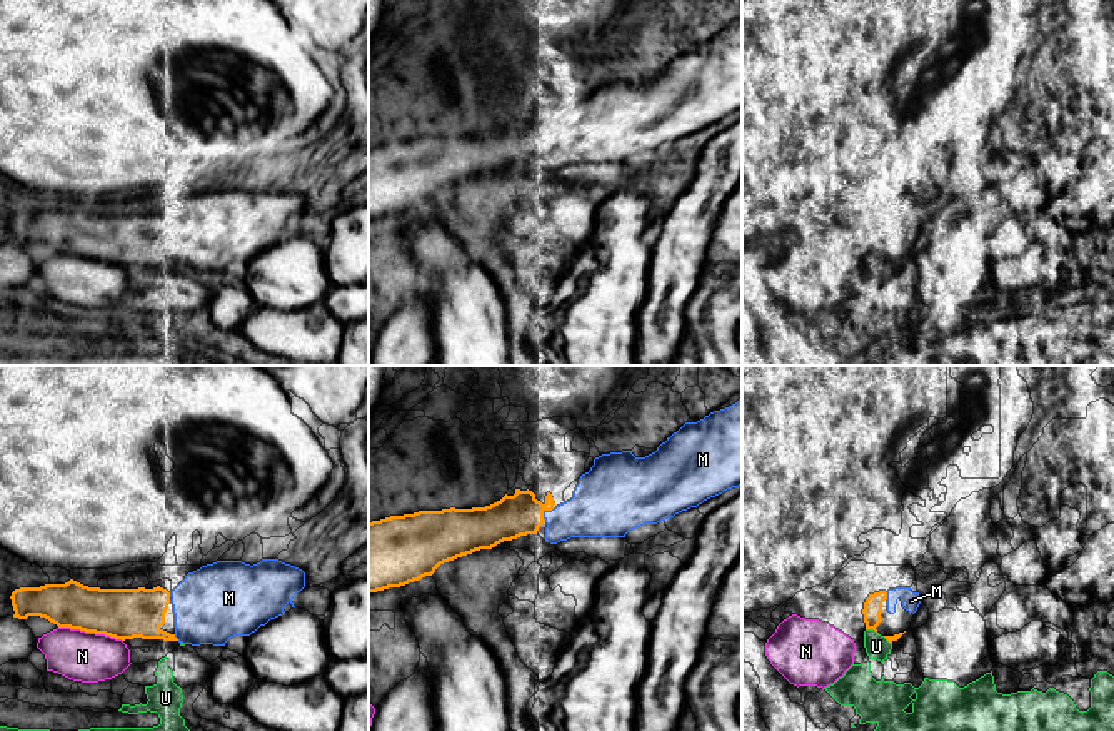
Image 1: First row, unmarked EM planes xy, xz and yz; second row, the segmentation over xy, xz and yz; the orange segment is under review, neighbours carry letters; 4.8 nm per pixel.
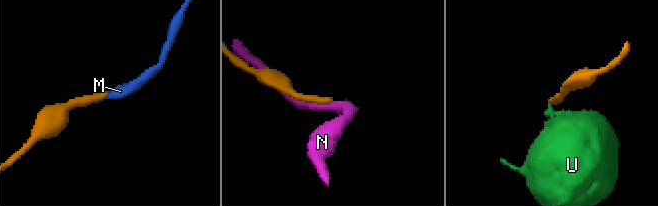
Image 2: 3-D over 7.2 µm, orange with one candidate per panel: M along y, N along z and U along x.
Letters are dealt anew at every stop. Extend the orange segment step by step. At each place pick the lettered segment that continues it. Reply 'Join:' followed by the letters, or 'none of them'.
Join: M

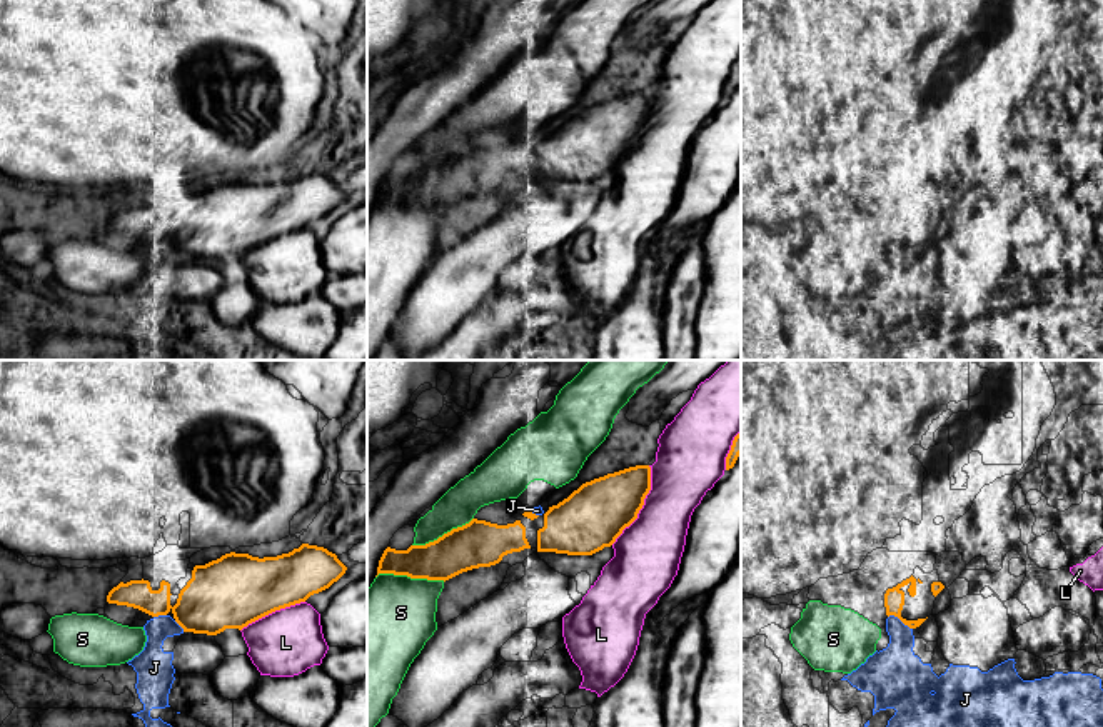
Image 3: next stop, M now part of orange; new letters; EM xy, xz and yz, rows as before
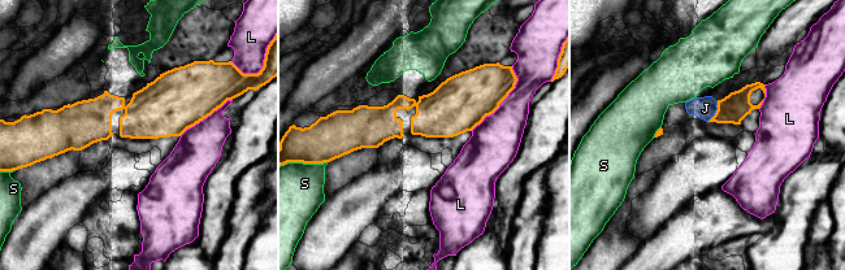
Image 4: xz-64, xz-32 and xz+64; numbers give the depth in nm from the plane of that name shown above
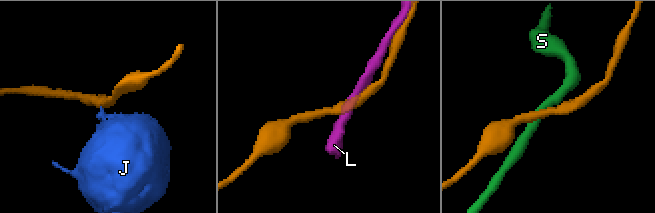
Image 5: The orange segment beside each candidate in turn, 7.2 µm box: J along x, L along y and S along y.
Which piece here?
Join: none of them

